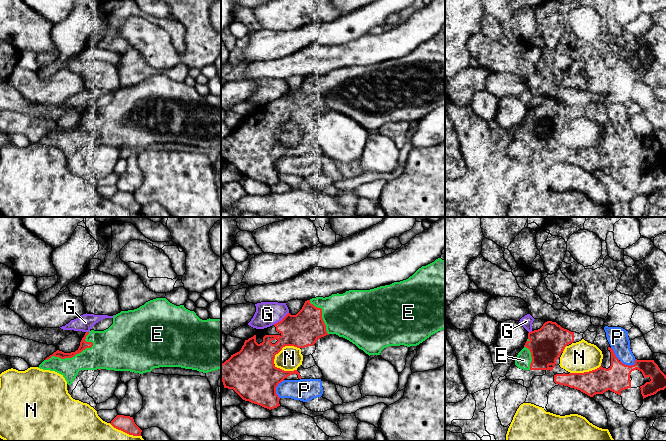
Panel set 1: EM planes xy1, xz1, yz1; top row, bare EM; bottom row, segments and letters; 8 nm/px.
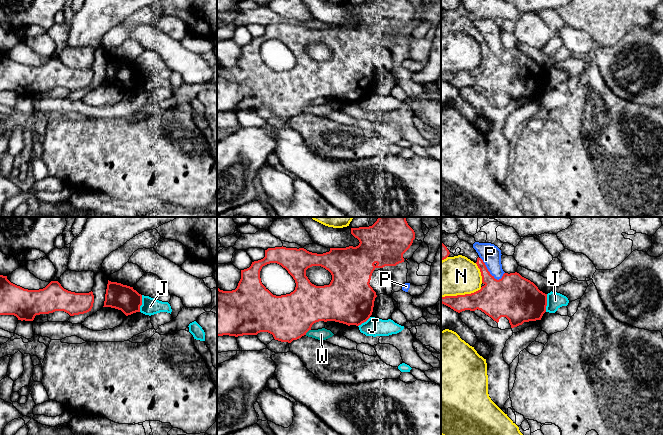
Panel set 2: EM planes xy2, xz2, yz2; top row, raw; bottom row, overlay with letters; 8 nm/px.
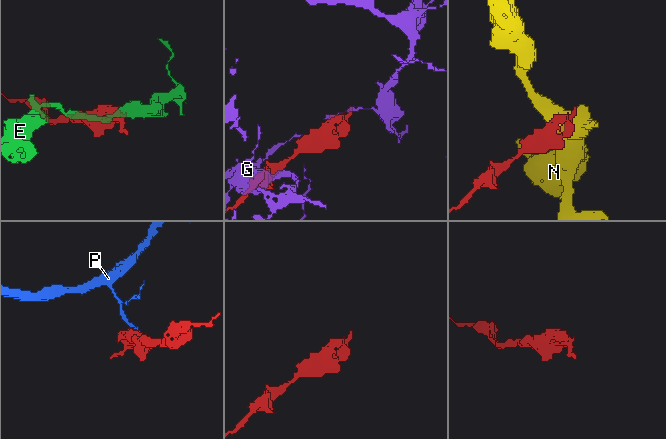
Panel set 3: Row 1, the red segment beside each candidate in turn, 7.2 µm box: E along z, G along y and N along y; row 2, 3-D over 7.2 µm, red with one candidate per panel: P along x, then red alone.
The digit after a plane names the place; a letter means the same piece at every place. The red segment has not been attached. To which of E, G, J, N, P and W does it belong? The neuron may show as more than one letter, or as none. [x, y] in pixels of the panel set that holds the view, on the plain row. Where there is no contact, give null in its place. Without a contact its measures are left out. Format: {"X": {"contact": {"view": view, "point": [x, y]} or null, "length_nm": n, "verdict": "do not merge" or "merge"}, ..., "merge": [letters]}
{"E": {"contact": {"view": "xy1", "point": [77, 129]}, "length_nm": 420, "verdict": "merge"}, "G": {"contact": {"view": "xz1", "point": [281, 96]}, "length_nm": 160, "verdict": "do not merge"}, "J": {"contact": {"view": "yz2", "point": [546, 79]}, "length_nm": 140, "verdict": "do not merge"}, "N": {"contact": {"view": "yz2", "point": [461, 71]}, "length_nm": 340, "verdict": "do not merge"}, "P": {"contact": {"view": "yz2", "point": [488, 47]}, "length_nm": 240, "verdict": "do not merge"}, "W": {"contact": {"view": "xz2", "point": [307, 107]}, "length_nm": 60, "verdict": "do not merge"}, "merge": ["E"]}

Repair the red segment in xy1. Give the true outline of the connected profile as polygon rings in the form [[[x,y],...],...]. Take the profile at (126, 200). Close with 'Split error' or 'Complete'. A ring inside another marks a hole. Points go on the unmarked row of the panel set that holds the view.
[[[117,191],[110,199],[114,204],[129,211],[141,212],[142,206],[135,200],[133,193]]]. Complete

